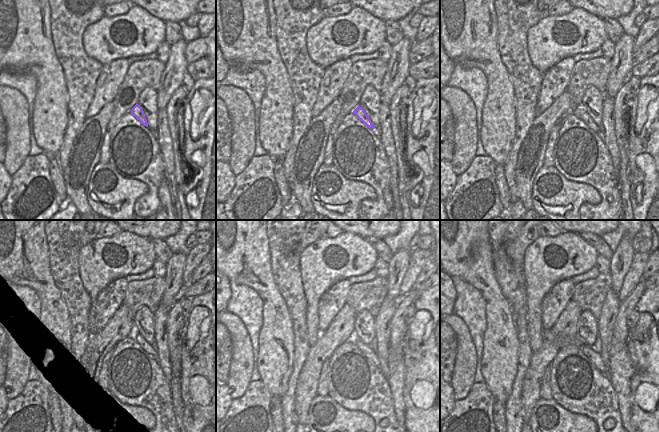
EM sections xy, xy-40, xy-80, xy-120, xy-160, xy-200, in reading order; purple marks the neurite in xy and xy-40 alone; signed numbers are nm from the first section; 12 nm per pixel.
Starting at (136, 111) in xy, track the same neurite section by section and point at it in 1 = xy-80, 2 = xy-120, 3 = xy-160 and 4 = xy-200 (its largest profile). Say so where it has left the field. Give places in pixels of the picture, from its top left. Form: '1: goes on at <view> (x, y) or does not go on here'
1: goes on at xy-80 (581, 112)
2: goes on at xy-120 (148, 348)
3: goes on at xy-160 (368, 352)
4: goes on at xy-200 (595, 357)

